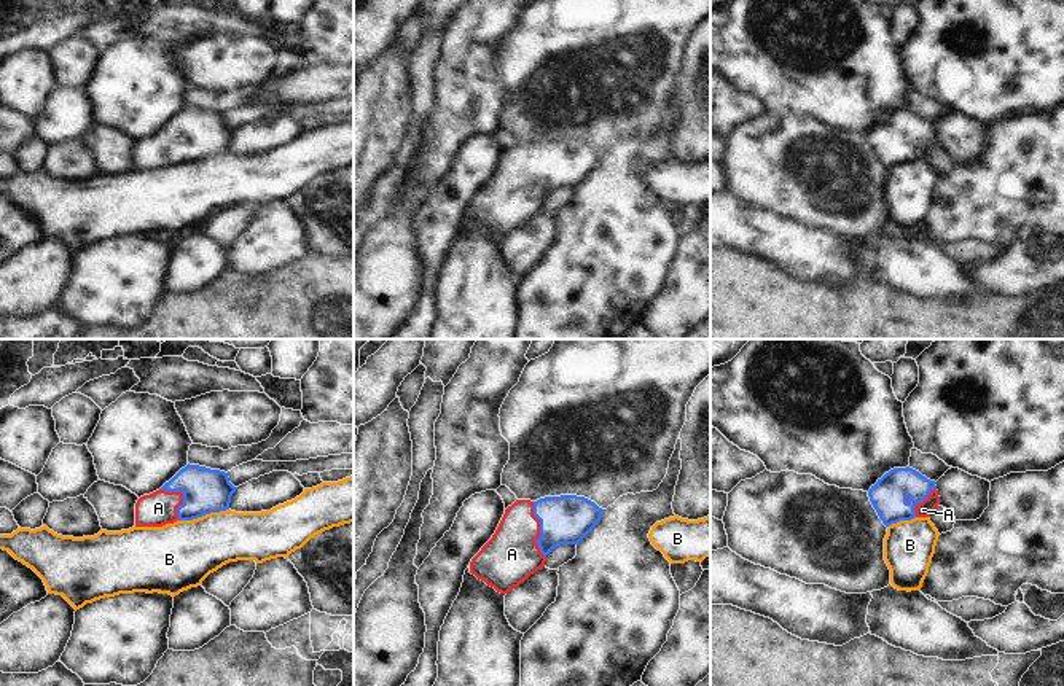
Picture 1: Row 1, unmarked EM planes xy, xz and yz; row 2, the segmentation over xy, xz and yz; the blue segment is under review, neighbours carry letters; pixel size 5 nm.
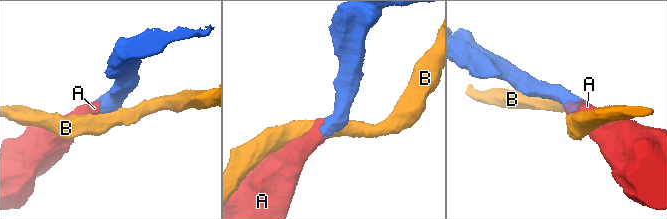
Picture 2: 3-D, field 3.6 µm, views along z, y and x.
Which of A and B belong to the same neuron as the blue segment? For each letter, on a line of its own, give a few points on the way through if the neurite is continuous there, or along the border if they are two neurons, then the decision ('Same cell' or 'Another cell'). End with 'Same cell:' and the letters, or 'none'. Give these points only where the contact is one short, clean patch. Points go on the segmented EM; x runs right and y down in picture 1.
A: Path across: xz (567, 519), (550, 521), (540, 530), (512, 554). Same cell
B: Boundary: xy (228, 508), (179, 521). Another cell
Same cell: A.

